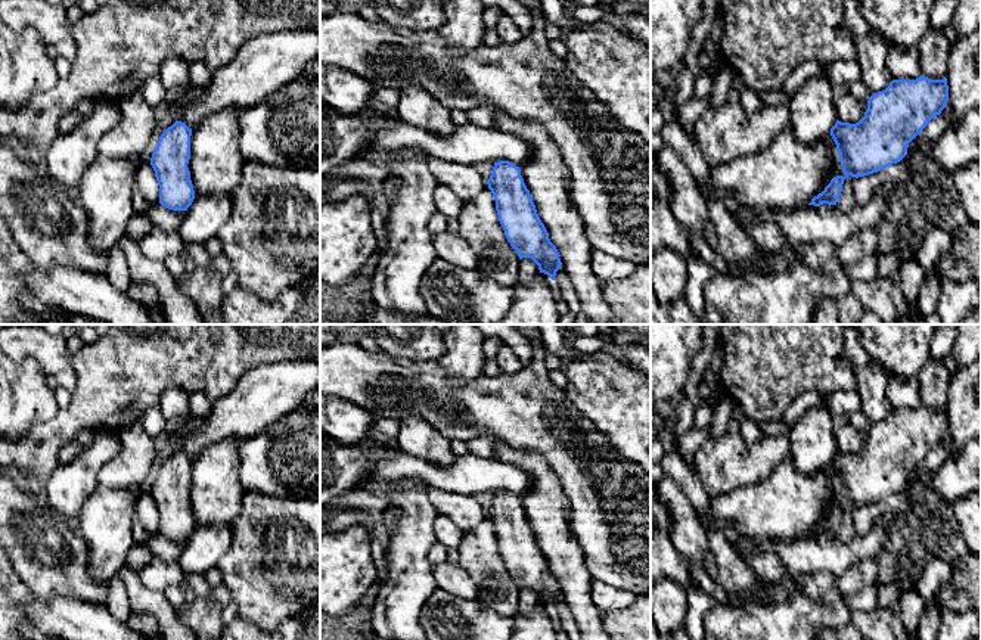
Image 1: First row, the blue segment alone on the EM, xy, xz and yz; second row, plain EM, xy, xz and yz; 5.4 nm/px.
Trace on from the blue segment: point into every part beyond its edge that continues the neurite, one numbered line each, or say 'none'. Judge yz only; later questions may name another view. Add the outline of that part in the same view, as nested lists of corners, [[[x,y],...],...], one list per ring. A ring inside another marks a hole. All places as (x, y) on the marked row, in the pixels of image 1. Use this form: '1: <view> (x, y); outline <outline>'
1: yz (788, 174); outline [[[788,127],[767,149],[714,167],[708,181],[695,181],[705,201],[713,196],[720,199],[732,196],[741,208],[792,209],[808,205],[836,175],[845,177],[831,131],[814,143],[801,143]]]

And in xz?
1: xz (546, 176); outline [[[502,109],[494,112],[493,127],[530,145],[530,159],[519,170],[537,214],[559,252],[589,324],[609,324],[611,310],[592,270],[593,248],[572,201],[569,170],[558,146],[540,122],[513,118]]]

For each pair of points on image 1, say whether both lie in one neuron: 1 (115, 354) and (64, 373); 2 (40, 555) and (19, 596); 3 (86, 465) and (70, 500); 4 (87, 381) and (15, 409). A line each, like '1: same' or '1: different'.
1: different
2: different
3: same
4: different

